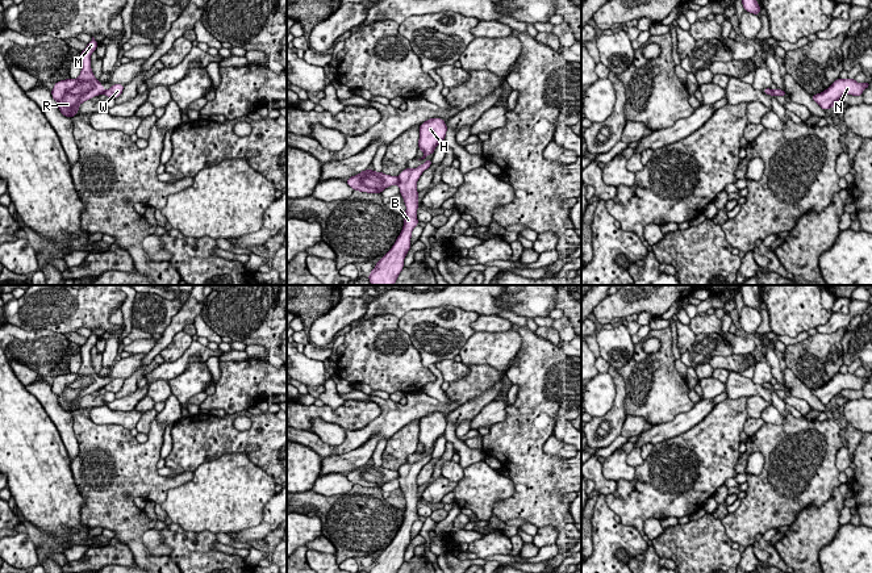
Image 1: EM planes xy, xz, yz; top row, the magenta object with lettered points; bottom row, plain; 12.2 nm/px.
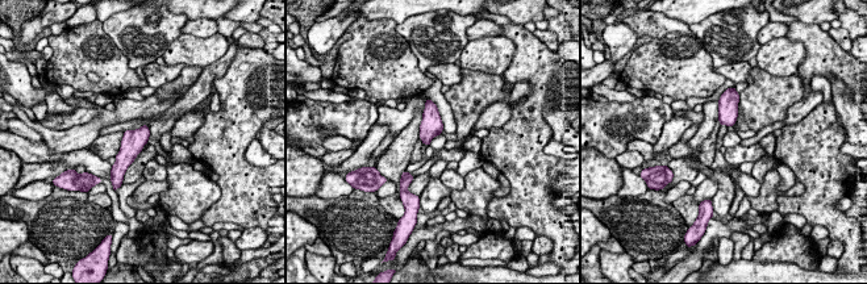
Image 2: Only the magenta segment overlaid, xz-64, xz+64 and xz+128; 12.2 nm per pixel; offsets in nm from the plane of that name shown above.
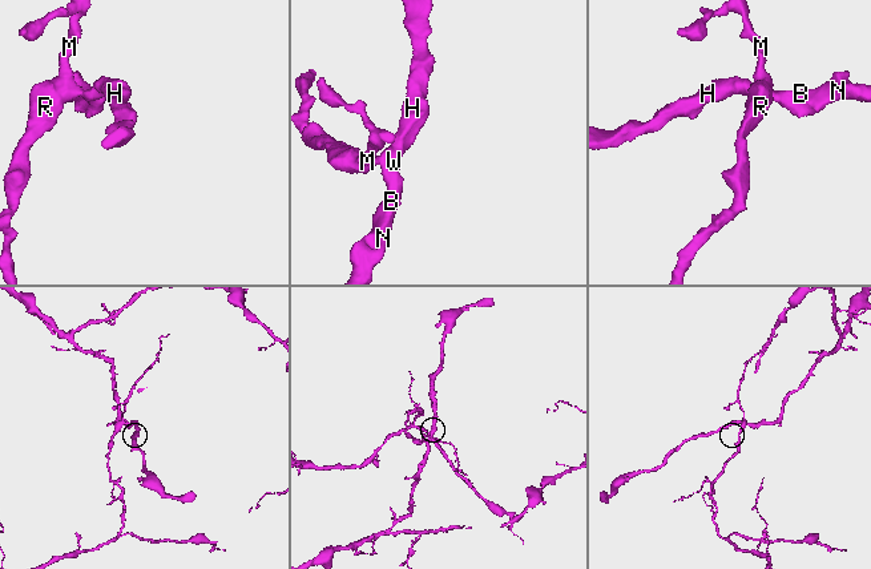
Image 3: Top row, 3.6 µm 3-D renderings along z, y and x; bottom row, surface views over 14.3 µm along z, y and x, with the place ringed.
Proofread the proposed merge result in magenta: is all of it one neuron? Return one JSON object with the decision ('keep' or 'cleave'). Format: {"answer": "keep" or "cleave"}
{"answer": "cleave"}

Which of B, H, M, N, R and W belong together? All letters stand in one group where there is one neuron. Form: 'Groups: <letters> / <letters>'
Groups: B H N W / M R

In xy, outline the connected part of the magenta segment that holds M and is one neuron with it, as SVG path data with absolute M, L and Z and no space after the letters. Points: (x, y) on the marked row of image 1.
M92 37L87 47L80 53L82 71L78 79L70 78L57 81L51 89L53 99L58 103L61 113L66 117L74 118L79 112L80 104L105 92L91 68L91 55L97 45Z

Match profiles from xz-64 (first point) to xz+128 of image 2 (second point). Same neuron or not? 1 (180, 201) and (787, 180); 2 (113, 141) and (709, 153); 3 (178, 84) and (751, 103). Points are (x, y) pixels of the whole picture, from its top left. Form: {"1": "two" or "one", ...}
{"1": "two", "2": "two", "3": "one"}

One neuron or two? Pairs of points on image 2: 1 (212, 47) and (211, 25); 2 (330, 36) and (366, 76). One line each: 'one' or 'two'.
1: two
2: two

